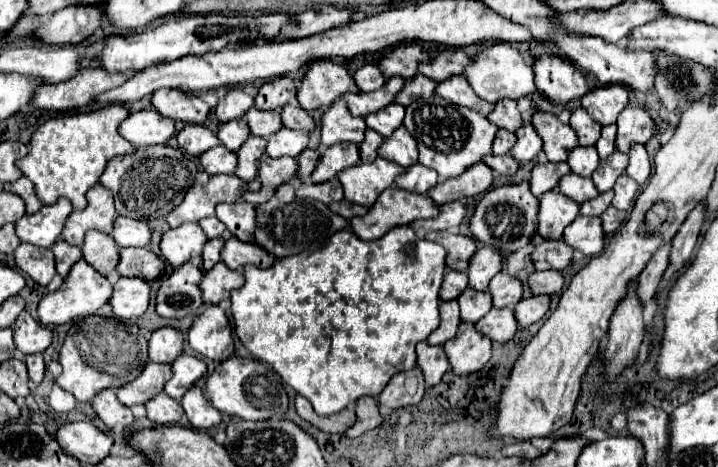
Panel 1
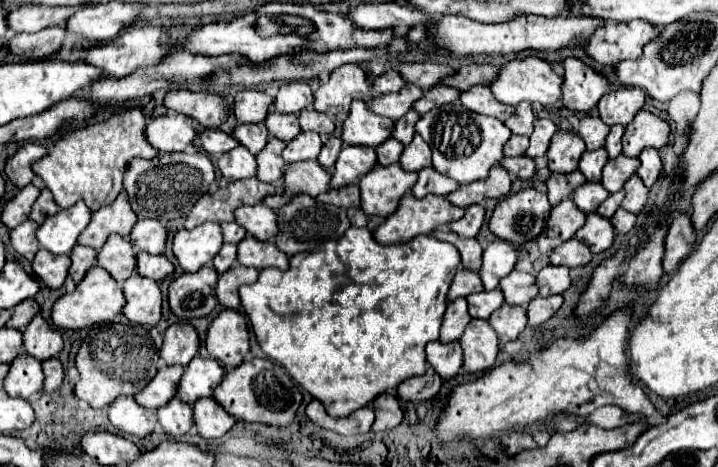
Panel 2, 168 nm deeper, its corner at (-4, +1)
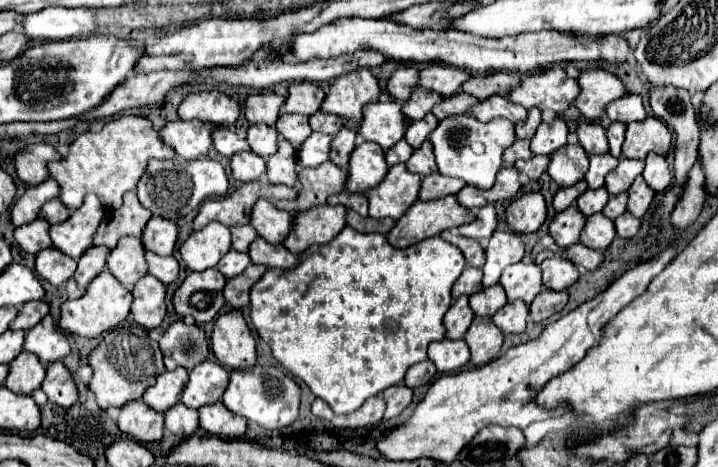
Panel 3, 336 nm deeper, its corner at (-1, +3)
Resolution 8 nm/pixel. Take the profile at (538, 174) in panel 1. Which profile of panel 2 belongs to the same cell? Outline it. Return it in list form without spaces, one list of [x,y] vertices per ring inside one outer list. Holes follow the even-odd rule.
[[[574,170],[574,174],[550,174],[550,178],[546,180],[548,186],[548,200],[550,204],[558,204],[564,198],[570,198],[574,188],[584,184],[586,178],[580,170]]]

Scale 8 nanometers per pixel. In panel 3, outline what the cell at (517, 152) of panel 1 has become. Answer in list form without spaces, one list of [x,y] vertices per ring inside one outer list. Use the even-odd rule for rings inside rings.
[[[555,118],[553,122],[541,122],[537,134],[531,138],[531,152],[533,154],[551,154],[557,148],[567,144],[569,128],[565,120]]]

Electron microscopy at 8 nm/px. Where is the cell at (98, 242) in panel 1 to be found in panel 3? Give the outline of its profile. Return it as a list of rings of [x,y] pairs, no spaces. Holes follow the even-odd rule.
[[[127,236],[121,238],[117,248],[111,250],[107,258],[107,270],[125,286],[133,288],[139,278],[147,274],[147,262],[145,262],[145,246],[139,238]]]

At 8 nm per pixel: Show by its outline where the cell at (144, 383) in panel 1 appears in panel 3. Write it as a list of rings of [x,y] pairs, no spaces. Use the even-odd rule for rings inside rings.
[[[177,368],[173,372],[163,372],[157,376],[157,384],[151,386],[143,400],[157,412],[165,414],[171,406],[175,406],[181,398],[181,392],[185,388],[185,380],[189,380],[189,372],[185,368]]]

